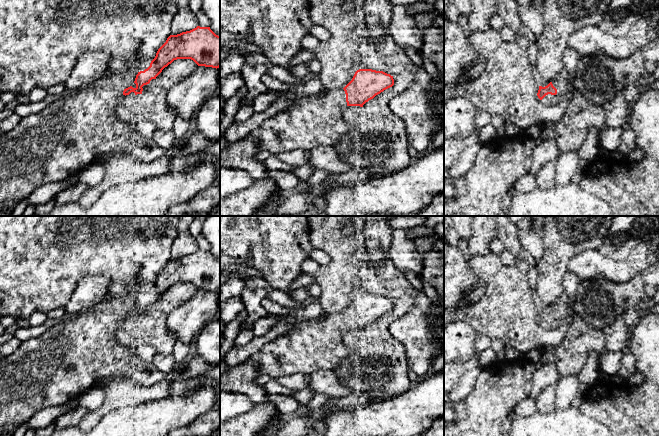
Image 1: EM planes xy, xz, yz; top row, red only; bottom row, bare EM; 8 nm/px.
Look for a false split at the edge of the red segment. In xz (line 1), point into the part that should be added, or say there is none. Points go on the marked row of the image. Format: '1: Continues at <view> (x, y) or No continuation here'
1: Continues at xz (312, 121)

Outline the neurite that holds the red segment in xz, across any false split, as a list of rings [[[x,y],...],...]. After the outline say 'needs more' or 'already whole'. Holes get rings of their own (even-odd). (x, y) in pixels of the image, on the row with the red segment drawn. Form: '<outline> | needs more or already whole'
[[[359,69],[343,89],[328,90],[322,96],[310,95],[295,99],[290,108],[279,111],[245,138],[228,142],[227,146],[220,150],[220,168],[241,169],[253,180],[258,181],[270,178],[270,170],[264,162],[257,158],[260,152],[277,155],[296,149],[310,150],[319,146],[335,147],[346,133],[356,136],[354,127],[344,118],[346,108],[348,106],[363,107],[366,102],[393,85],[394,79],[390,74],[372,69]]] | needs more

